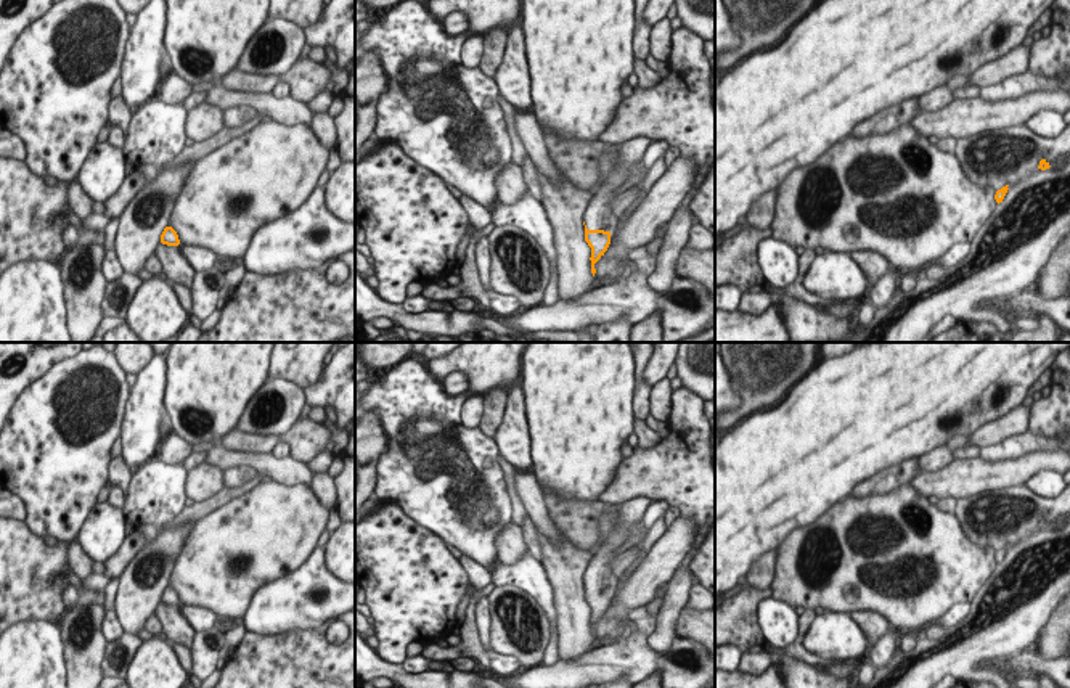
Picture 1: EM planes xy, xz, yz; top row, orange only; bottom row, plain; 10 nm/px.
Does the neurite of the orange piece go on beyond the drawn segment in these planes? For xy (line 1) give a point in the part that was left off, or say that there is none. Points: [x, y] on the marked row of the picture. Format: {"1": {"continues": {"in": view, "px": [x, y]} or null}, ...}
{"1": {"continues": null}}

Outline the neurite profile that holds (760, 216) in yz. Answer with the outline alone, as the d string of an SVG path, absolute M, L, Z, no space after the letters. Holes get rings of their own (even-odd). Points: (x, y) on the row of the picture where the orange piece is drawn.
M771 190L752 203L745 222L757 230L771 227L776 212L776 190Z

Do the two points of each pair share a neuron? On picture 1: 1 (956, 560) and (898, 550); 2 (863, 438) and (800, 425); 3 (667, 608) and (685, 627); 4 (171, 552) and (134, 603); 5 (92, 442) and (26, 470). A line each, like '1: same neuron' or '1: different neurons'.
1: same neuron
2: same neuron
3: different neurons
4: same neuron
5: same neuron

